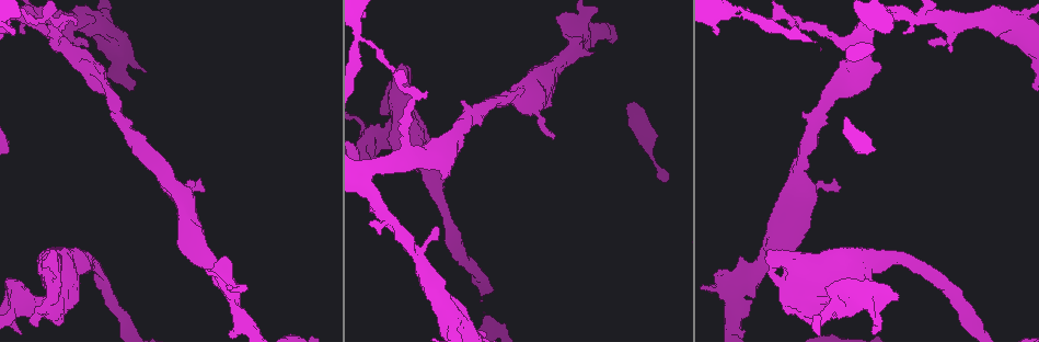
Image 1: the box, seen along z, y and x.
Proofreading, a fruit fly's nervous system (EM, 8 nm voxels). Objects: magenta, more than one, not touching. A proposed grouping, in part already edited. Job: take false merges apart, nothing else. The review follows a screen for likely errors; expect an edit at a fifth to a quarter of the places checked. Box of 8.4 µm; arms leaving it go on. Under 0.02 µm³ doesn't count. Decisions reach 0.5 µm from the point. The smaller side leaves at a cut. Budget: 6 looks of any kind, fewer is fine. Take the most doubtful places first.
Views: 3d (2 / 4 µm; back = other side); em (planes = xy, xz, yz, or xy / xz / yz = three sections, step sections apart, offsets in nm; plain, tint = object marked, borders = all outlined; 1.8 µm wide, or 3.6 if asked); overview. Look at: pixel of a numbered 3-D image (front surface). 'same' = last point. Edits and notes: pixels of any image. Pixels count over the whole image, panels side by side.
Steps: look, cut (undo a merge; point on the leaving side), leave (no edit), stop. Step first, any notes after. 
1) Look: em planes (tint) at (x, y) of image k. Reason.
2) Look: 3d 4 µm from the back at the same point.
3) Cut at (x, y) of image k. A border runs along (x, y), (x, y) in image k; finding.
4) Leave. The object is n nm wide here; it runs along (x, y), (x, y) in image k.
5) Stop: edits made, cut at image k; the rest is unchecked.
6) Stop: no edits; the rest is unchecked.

Look: 3d 2 µm from the back at (743, 12) of image 1.

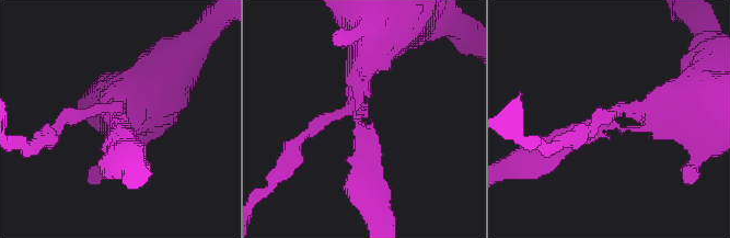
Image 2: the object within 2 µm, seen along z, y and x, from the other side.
Look: em xy step 4 (tint) at (613, 115) of image 2. 3 arms meet here.

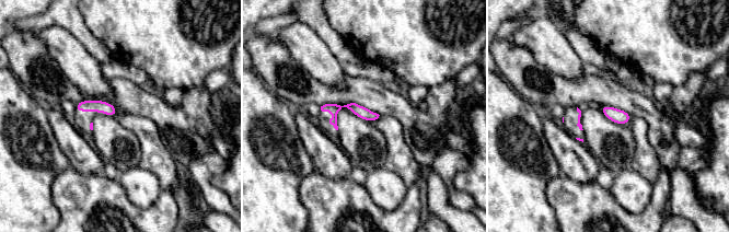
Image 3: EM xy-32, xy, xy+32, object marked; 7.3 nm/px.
Leave. The object is 90 nm wide here; all the same neuron.

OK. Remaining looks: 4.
Look: em yz step 4 (tint) at (58, 276) of image 1. Closes a loop.

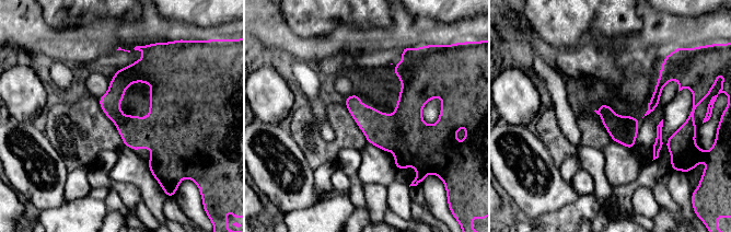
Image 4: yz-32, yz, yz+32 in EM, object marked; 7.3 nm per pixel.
Look: em planes (tint) at the same point. Cut it another way.

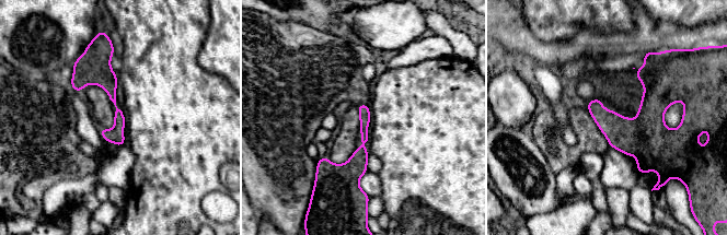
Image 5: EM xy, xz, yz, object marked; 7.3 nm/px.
Leave. The object is 90 nm wide here; one neuron here.

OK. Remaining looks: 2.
Look: 3d 4 µm from the back at (67, 26) of image 1.

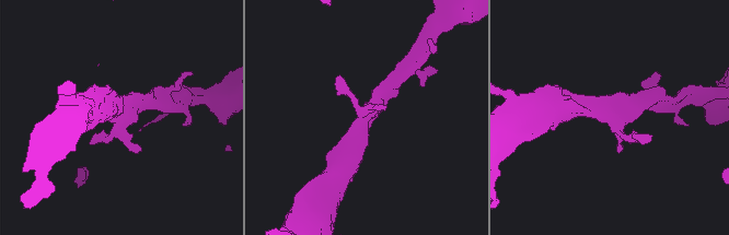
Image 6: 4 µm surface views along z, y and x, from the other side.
Look: em planes (tint) at (123, 116) of image 6. Now the EM.

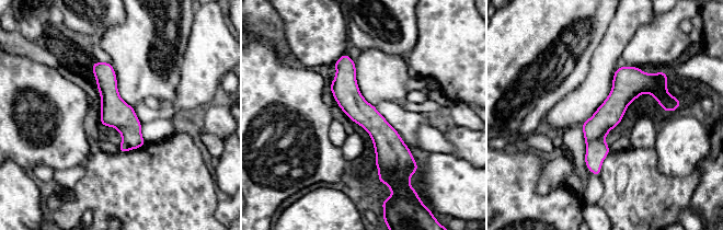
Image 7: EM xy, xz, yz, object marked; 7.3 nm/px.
Leave. It runs along (345, 56), (387, 175) in image 7; continuous, no second neuron.

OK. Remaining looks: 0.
Stop: no edits; the rest is unchecked.

